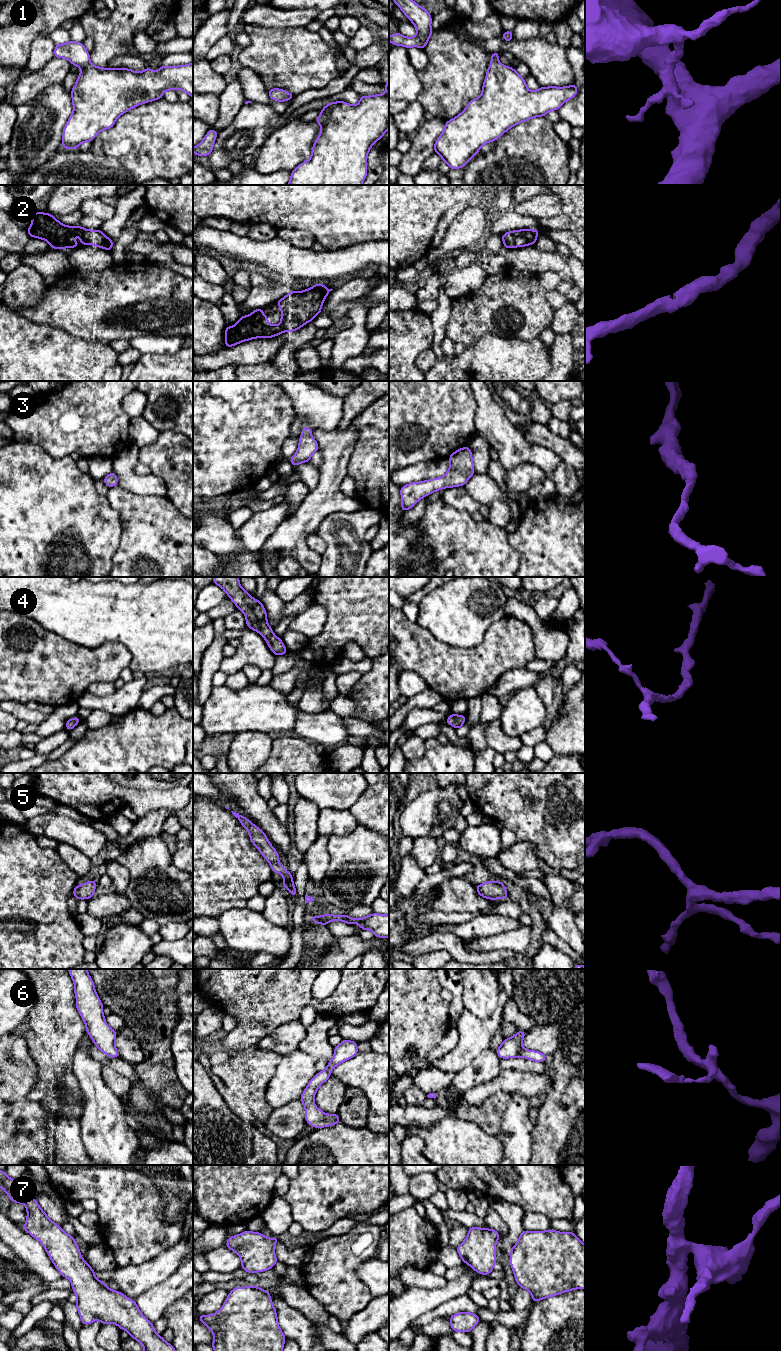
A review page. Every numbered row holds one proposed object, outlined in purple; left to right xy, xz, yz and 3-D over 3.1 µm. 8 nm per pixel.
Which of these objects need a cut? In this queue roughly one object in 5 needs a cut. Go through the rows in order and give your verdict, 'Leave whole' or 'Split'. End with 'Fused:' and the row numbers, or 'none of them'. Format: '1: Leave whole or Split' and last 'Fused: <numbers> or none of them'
1: Leave whole
2: Leave whole
3: Leave whole
4: Leave whole
5: Leave whole
6: Leave whole
7: Leave whole
Fused: none of them

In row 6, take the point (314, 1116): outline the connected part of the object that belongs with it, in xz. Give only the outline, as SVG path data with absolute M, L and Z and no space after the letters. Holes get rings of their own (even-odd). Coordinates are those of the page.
M343 1039L334 1047L333 1059L328 1062L325 1070L317 1073L304 1089L300 1101L305 1107L305 1120L315 1128L323 1128L341 1122L337 1113L326 1114L314 1104L314 1097L318 1088L330 1078L331 1071L342 1062L358 1054L358 1044L354 1041Z

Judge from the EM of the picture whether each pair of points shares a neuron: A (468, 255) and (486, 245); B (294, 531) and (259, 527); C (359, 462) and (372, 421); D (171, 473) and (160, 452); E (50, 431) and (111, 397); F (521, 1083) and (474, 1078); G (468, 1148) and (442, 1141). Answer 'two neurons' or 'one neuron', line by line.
A: one neuron
B: two neurons
C: one neuron
D: one neuron
E: one neuron
F: two neurons
G: one neuron

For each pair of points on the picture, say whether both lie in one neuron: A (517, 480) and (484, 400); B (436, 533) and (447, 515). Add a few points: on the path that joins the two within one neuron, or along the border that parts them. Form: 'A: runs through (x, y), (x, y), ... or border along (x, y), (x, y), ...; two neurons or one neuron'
A: border along (535, 464), (521, 463), (507, 471); two neurons
B: runs through (440, 529), (443, 519); one neuron

